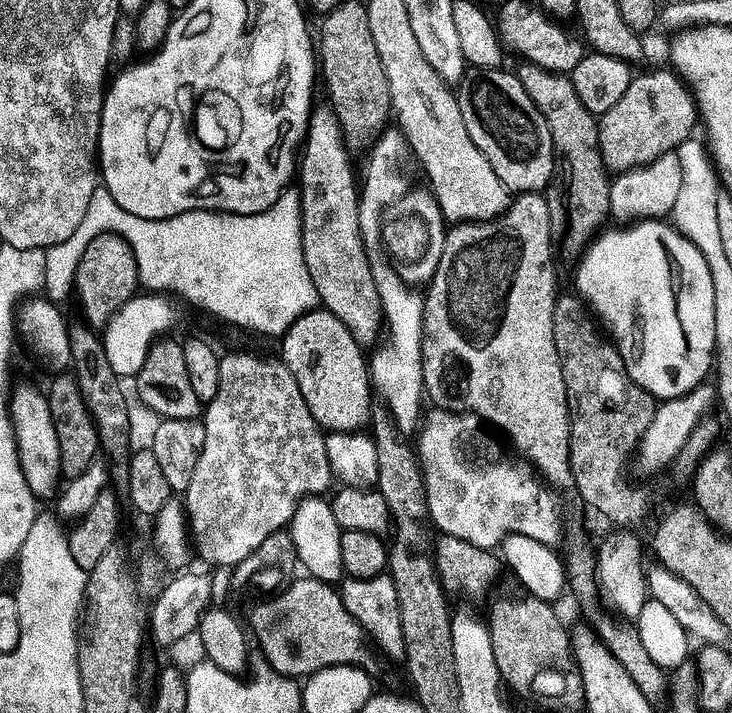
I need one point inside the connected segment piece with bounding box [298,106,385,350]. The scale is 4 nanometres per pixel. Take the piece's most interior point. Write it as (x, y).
(333, 246)

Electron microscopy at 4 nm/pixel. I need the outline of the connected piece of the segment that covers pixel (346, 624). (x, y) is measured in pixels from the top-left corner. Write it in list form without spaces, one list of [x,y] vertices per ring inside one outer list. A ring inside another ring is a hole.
[[[315,578],[304,579],[308,580],[296,580],[293,584],[291,581],[283,591],[273,595],[276,596],[273,600],[258,605],[252,612],[251,631],[254,636],[256,631],[256,636],[260,639],[260,648],[268,659],[267,667],[280,675],[292,677],[297,682],[319,676],[327,668],[360,668],[367,676],[379,678],[384,672],[385,661],[378,655],[364,627],[352,617],[350,610],[346,610],[343,595],[337,589],[335,592],[331,583]]]

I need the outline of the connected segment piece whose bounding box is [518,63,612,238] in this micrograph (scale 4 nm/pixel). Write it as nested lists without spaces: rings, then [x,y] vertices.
[[[525,63],[523,67],[524,69],[519,69],[518,75],[524,87],[524,95],[542,114],[556,151],[556,175],[546,192],[550,214],[553,218],[564,216],[564,228],[570,235],[595,237],[601,231],[600,224],[606,223],[612,216],[612,184],[610,172],[605,167],[603,154],[600,152],[598,118],[590,114],[586,106],[582,106],[582,98],[578,98],[578,90],[574,90],[568,76],[547,72],[529,63]]]

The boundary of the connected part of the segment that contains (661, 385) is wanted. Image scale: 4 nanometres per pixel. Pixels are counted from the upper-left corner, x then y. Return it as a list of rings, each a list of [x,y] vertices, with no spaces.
[[[641,220],[633,223],[631,226],[616,226],[613,232],[605,231],[597,235],[591,241],[588,253],[580,260],[580,269],[576,272],[575,291],[586,301],[589,309],[593,308],[602,319],[608,323],[611,339],[619,348],[622,358],[625,360],[628,377],[634,383],[648,391],[650,395],[655,396],[657,401],[665,402],[667,400],[678,399],[680,396],[690,394],[694,389],[703,385],[709,378],[708,371],[713,371],[714,357],[716,350],[716,295],[714,294],[714,278],[710,274],[710,266],[698,246],[694,246],[692,240],[686,239],[671,223],[664,220]]]

